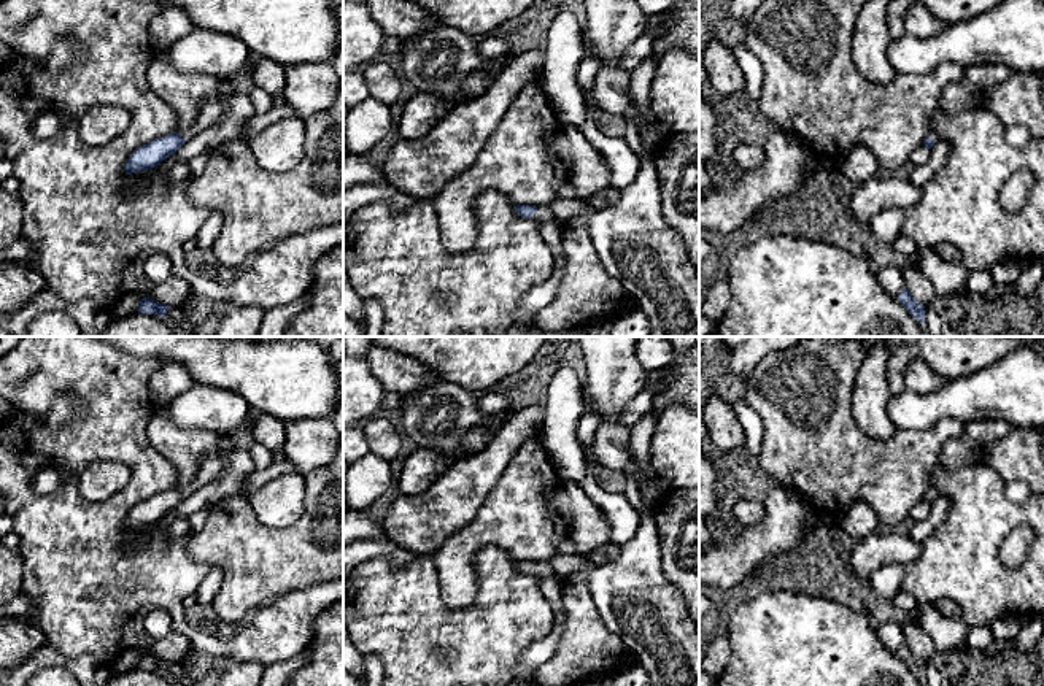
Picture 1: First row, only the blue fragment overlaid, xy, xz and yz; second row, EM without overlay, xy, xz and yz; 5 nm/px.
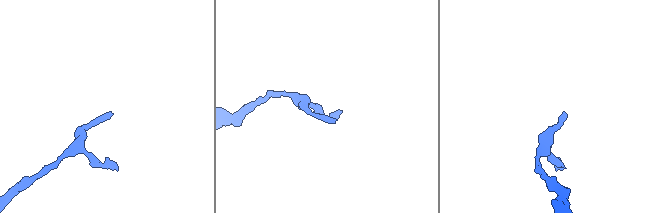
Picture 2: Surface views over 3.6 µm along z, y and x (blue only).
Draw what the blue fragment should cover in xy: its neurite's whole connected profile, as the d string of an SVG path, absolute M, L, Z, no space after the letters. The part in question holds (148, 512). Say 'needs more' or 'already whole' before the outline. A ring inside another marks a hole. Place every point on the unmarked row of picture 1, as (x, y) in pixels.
needs more; M215 456L205 457L195 475L195 480L183 489L168 489L159 492L140 503L137 503L127 514L124 526L127 530L140 526L149 526L157 522L168 511L175 510L186 497L192 495L199 488L215 481L222 468L221 459Z

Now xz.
needs more; M515 559L515 568L521 573L532 573L536 576L558 576L548 562L529 562Z

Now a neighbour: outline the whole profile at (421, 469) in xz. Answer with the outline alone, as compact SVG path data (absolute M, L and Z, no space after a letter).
M508 411L489 416L477 430L470 432L458 456L416 448L404 462L397 491L402 495L418 495L431 488L458 459L480 453L510 418Z

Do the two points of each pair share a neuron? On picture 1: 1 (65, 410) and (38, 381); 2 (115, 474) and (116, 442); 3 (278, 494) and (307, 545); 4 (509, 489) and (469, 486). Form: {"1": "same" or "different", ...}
{"1": "different", "2": "different", "3": "different", "4": "different"}

